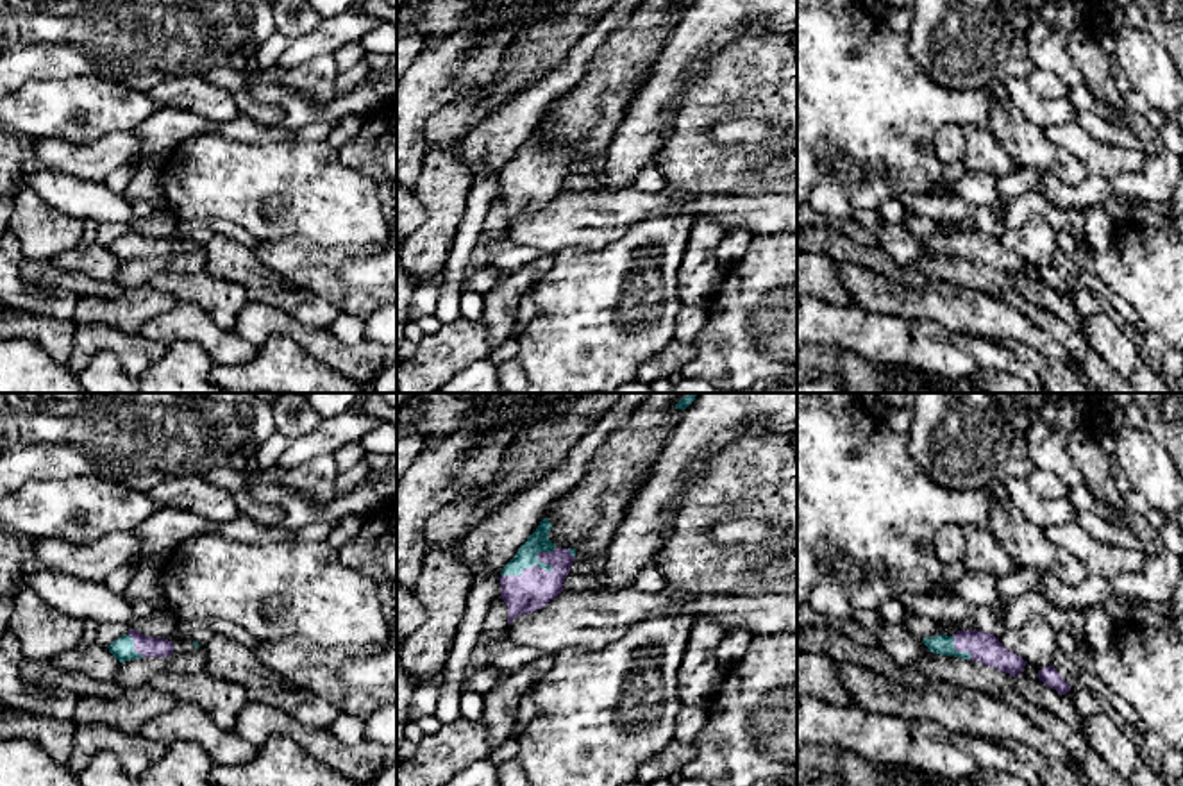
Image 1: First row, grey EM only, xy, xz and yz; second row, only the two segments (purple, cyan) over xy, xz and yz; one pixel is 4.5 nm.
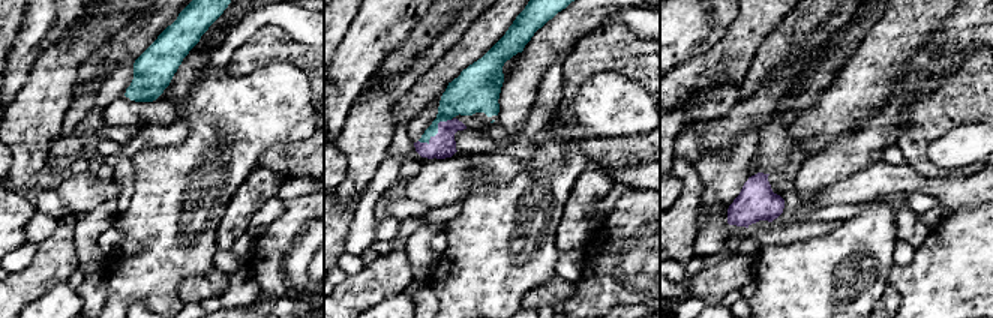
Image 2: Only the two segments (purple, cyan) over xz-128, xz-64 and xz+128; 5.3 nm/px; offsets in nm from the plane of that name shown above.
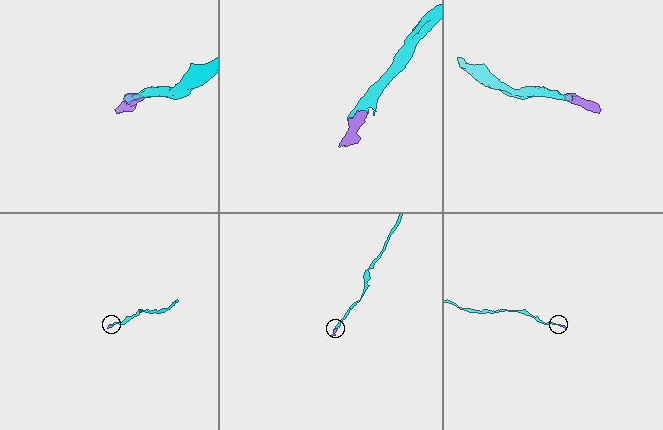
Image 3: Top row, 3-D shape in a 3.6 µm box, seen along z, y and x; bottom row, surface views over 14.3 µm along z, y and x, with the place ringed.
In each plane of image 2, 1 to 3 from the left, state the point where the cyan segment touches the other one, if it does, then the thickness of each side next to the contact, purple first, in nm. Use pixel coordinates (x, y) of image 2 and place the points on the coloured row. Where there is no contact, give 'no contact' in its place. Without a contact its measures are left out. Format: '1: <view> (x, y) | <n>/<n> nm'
1: no contact
2: xz-64 (438, 131) | 140/220 nm
3: no contact

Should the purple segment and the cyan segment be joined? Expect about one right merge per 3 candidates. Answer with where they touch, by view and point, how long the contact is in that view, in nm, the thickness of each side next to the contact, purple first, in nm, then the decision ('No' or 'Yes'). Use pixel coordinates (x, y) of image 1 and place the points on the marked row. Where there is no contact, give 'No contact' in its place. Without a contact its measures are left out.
Touches purple at xz (533, 565). Shared border 280 nm. Thickness 180 nm (purple) against 100 nm. Yes

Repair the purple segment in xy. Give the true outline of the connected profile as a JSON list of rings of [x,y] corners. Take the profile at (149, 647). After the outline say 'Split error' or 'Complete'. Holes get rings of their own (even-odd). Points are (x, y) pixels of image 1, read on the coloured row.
[[[130,629],[107,648],[120,663],[125,663],[141,657],[170,657],[173,654],[173,641],[150,638]]]. Split error

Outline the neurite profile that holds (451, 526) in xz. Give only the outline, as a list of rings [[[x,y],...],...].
[[[543,393],[534,420],[516,431],[488,489],[445,506],[425,527],[425,550],[450,550],[482,520],[554,472],[624,393]]]

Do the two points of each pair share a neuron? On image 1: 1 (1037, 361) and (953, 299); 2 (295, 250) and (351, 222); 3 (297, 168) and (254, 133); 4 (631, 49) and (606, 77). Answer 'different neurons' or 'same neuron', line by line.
1: different neurons
2: different neurons
3: different neurons
4: same neuron

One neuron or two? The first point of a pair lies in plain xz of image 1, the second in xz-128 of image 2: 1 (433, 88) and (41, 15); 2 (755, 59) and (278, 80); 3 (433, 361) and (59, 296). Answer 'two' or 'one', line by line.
1: one
2: two
3: two

